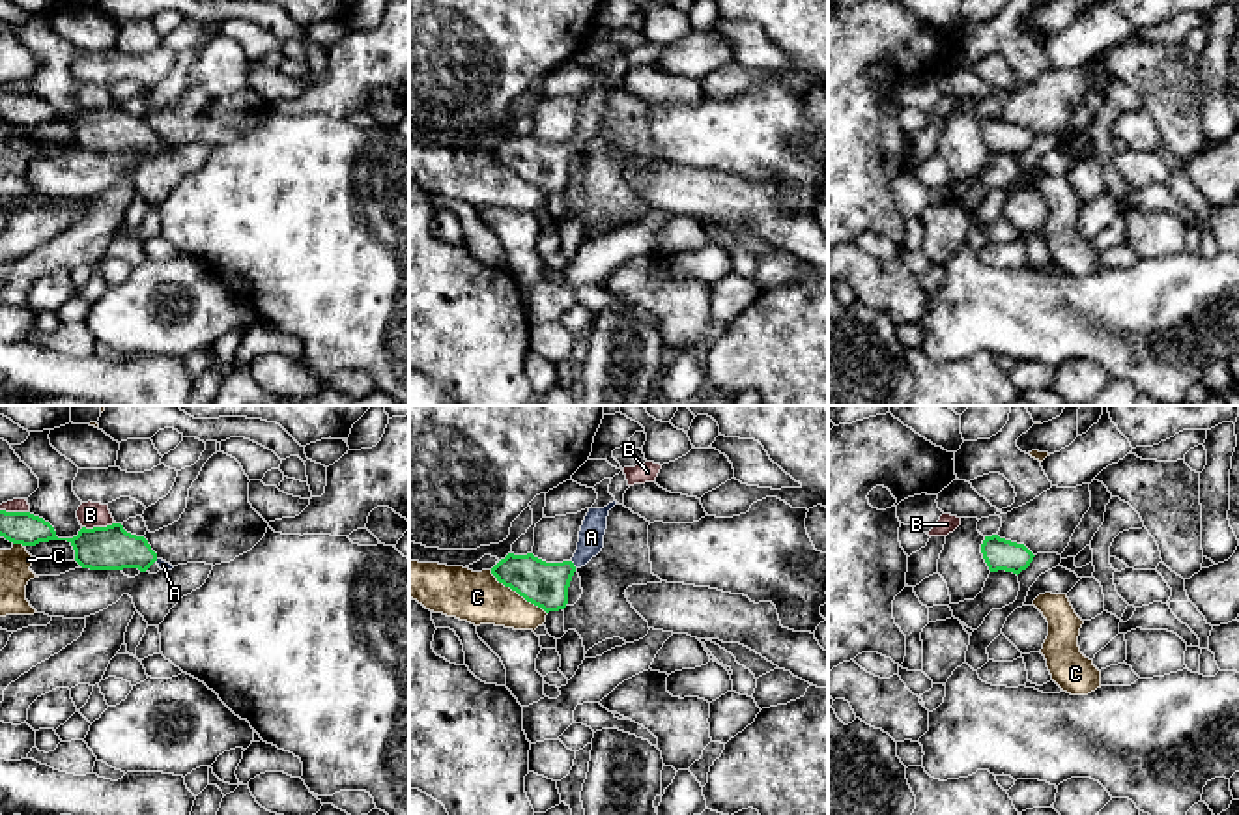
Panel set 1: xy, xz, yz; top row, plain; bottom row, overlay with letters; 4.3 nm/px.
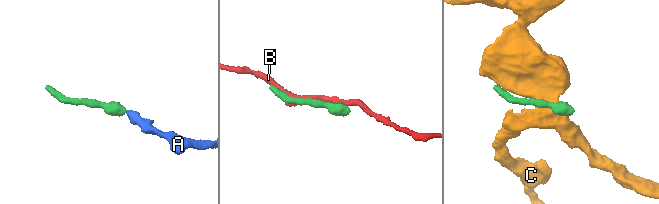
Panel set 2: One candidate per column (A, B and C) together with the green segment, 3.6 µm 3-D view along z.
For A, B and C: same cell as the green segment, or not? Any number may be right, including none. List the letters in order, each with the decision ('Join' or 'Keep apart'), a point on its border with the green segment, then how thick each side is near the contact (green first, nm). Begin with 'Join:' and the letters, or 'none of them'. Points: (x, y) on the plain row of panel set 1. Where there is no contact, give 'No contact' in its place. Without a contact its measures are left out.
Join: A
A: Join. Touches green at xz (572, 146). Thickness 190 nm (green) against 110 nm
B: Keep apart. Touches green at xy (98, 109). Thickness 190 nm (green) against 110 nm
C: Keep apart. Touches green at xz (518, 174). Thickness 190 nm (green) against 220 nm

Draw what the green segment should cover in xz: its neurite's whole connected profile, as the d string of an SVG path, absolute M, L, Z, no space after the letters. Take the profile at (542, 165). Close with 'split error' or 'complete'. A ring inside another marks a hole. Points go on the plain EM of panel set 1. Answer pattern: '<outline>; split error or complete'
M617 82L604 90L589 90L579 112L577 131L570 142L546 144L533 135L508 135L491 150L491 155L499 164L510 168L546 194L564 191L574 153L585 148L604 129L607 97L615 86Z; split error

